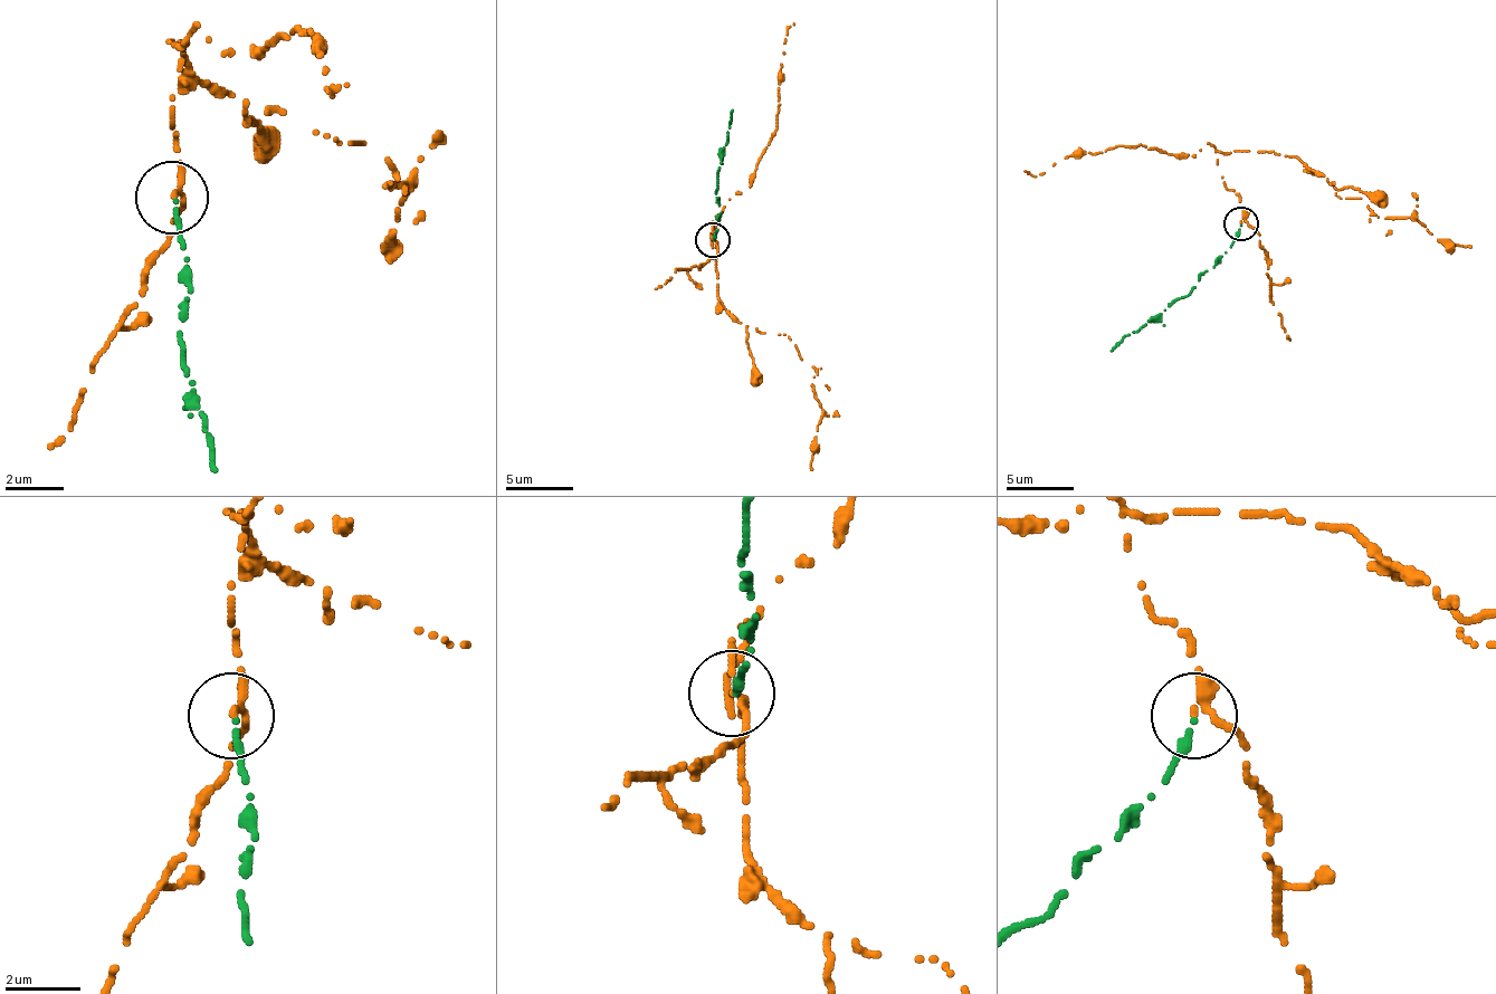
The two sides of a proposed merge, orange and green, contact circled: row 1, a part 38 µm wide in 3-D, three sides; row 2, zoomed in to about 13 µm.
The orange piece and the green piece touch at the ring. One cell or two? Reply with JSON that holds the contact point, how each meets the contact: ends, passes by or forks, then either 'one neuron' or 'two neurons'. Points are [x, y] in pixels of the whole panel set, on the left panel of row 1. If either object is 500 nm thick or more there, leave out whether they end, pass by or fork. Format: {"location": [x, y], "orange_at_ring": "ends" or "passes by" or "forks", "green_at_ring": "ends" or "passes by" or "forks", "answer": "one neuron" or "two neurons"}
{"location": [172, 198], "orange_at_ring": "ends", "green_at_ring": "ends", "answer": "two neurons"}

